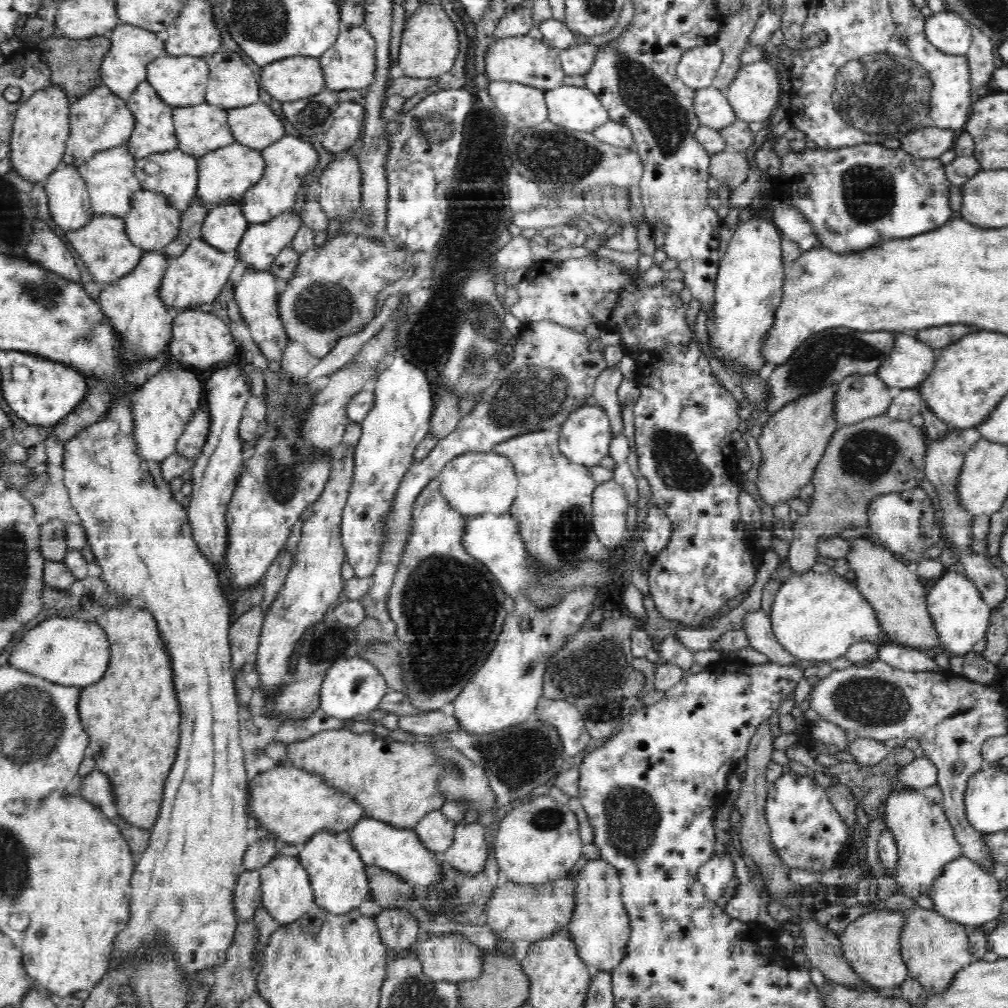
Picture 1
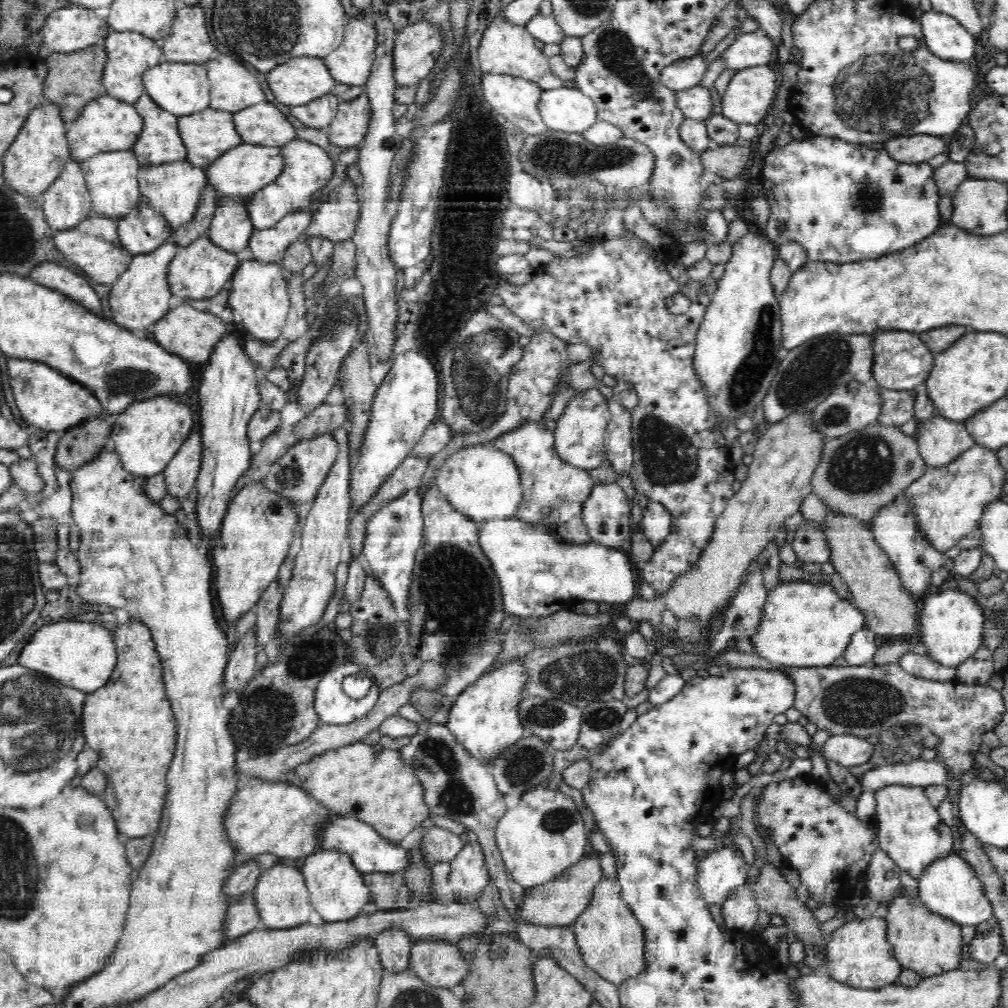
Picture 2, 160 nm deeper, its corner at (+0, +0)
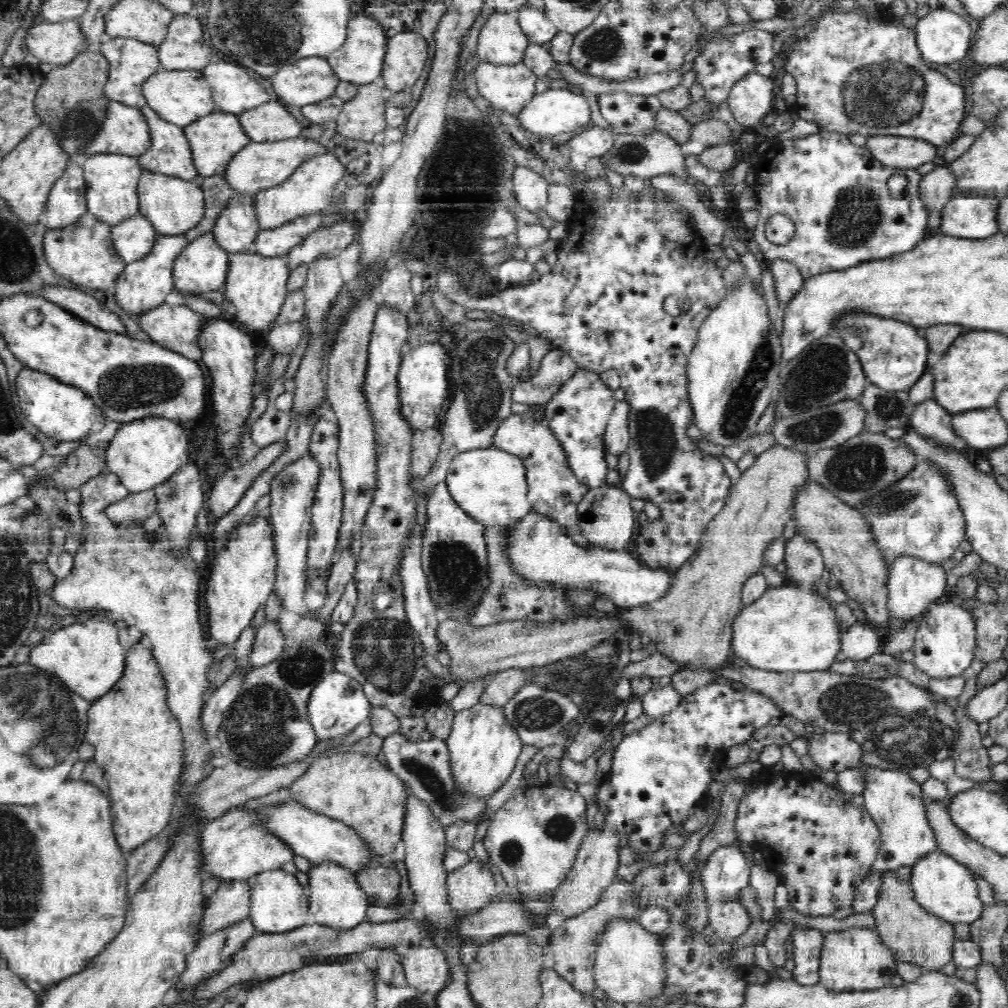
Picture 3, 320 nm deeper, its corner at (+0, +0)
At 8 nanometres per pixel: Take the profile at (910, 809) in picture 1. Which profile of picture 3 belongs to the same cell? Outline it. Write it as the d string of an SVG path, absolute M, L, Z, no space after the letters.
M858 764L864 773L866 788L862 792L864 810L874 819L881 833L881 850L870 867L872 872L895 872L900 866L912 866L927 854L939 852L937 832L928 821L929 812L922 791L921 778L900 771L881 770Z

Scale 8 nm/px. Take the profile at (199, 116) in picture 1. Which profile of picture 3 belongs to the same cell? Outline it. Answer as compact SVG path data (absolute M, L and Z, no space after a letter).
M224 111L210 112L210 114L198 118L196 122L184 126L183 129L190 145L192 162L202 179L223 174L224 168L234 154L238 154L238 151L251 141L242 129L238 115Z

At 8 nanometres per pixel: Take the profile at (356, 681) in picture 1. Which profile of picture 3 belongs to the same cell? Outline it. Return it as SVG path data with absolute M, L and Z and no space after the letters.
M334 670L319 680L312 689L307 710L309 721L312 722L319 741L335 738L354 730L360 722L371 716L372 707L368 695L357 679L345 672Z

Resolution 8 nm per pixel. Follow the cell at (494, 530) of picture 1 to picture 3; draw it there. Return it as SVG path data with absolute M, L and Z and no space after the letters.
M530 512L507 530L503 552L512 573L527 586L539 588L544 582L550 582L566 588L586 588L594 590L596 594L604 594L617 608L622 609L642 606L643 603L658 599L667 591L671 579L677 574L650 570L634 560L625 549L614 552L598 547L586 552L576 543L558 522L540 513Z

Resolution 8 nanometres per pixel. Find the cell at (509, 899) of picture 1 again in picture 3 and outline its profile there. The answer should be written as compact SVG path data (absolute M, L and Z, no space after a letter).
M604 827L590 830L588 836L579 848L574 866L571 867L562 884L555 890L554 899L546 910L546 915L564 915L567 918L585 913L592 906L598 905L601 894L615 880L618 866L620 866L618 852L620 850L618 834Z

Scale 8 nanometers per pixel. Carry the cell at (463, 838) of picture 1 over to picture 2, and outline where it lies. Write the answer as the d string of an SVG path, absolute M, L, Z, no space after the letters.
M478 842L464 845L451 859L450 868L448 883L456 903L478 899L478 892L491 882L485 854Z

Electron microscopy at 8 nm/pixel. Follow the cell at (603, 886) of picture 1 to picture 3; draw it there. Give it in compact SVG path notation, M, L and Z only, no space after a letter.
M612 921L604 932L596 938L596 964L594 980L597 988L605 992L607 998L627 1007L642 998L659 995L665 970L663 970L662 949L658 937L646 930L640 922Z

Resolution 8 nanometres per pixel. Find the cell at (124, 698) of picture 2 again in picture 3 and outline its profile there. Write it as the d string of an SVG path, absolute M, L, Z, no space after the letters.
M142 644L132 646L130 654L126 654L118 682L102 698L92 701L87 712L85 737L96 748L94 760L104 770L104 780L108 782L108 798L112 800L113 830L126 858L134 848L151 840L170 824L170 814L173 814L176 798L174 788L181 772L178 756L182 750L182 727L167 705L166 683L156 661L152 652Z

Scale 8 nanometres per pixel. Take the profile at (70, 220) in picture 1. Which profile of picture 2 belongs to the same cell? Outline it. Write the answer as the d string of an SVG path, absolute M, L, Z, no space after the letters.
M76 161L66 162L62 173L42 197L46 222L54 230L74 228L92 214L91 196L81 166Z

